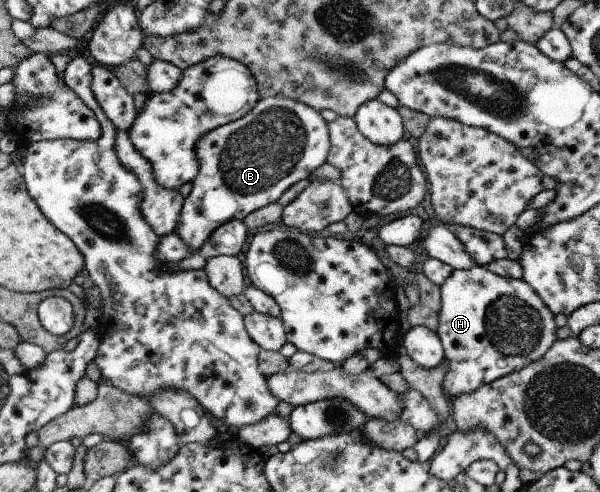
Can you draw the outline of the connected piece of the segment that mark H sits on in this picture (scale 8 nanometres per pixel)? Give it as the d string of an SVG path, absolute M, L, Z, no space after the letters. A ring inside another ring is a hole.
M476 265L469 270L453 270L450 277L440 286L440 291L441 312L436 333L442 342L448 365L443 388L450 399L475 392L480 386L491 384L502 376L539 360L557 340L555 315L522 278L502 277L485 266Z

